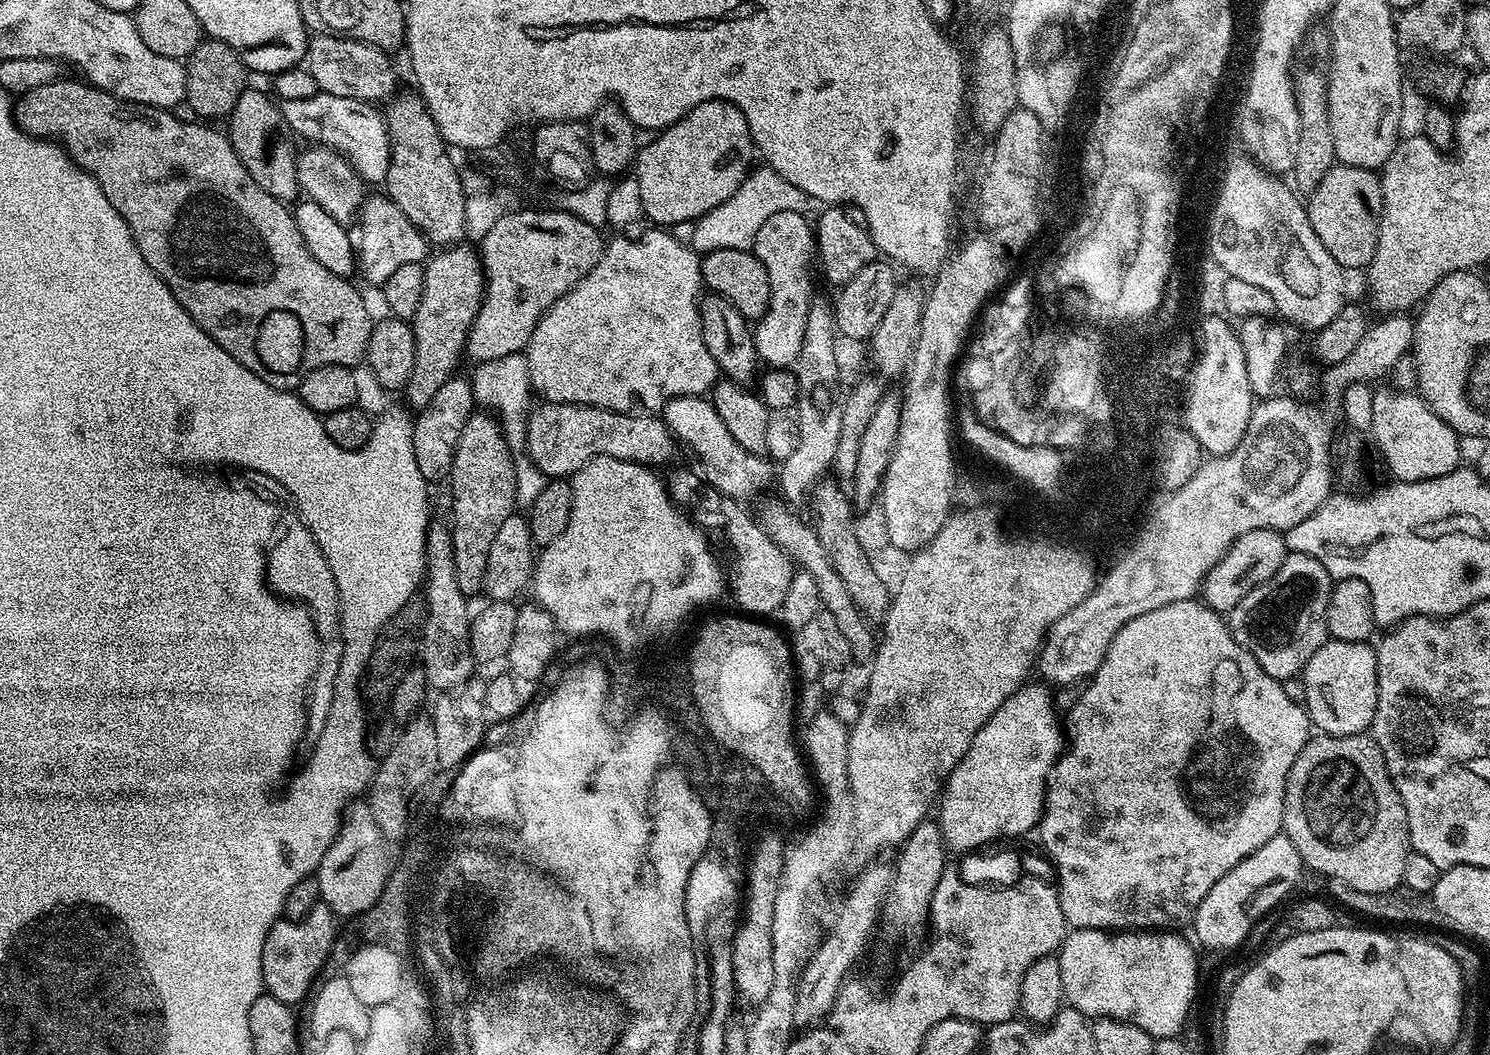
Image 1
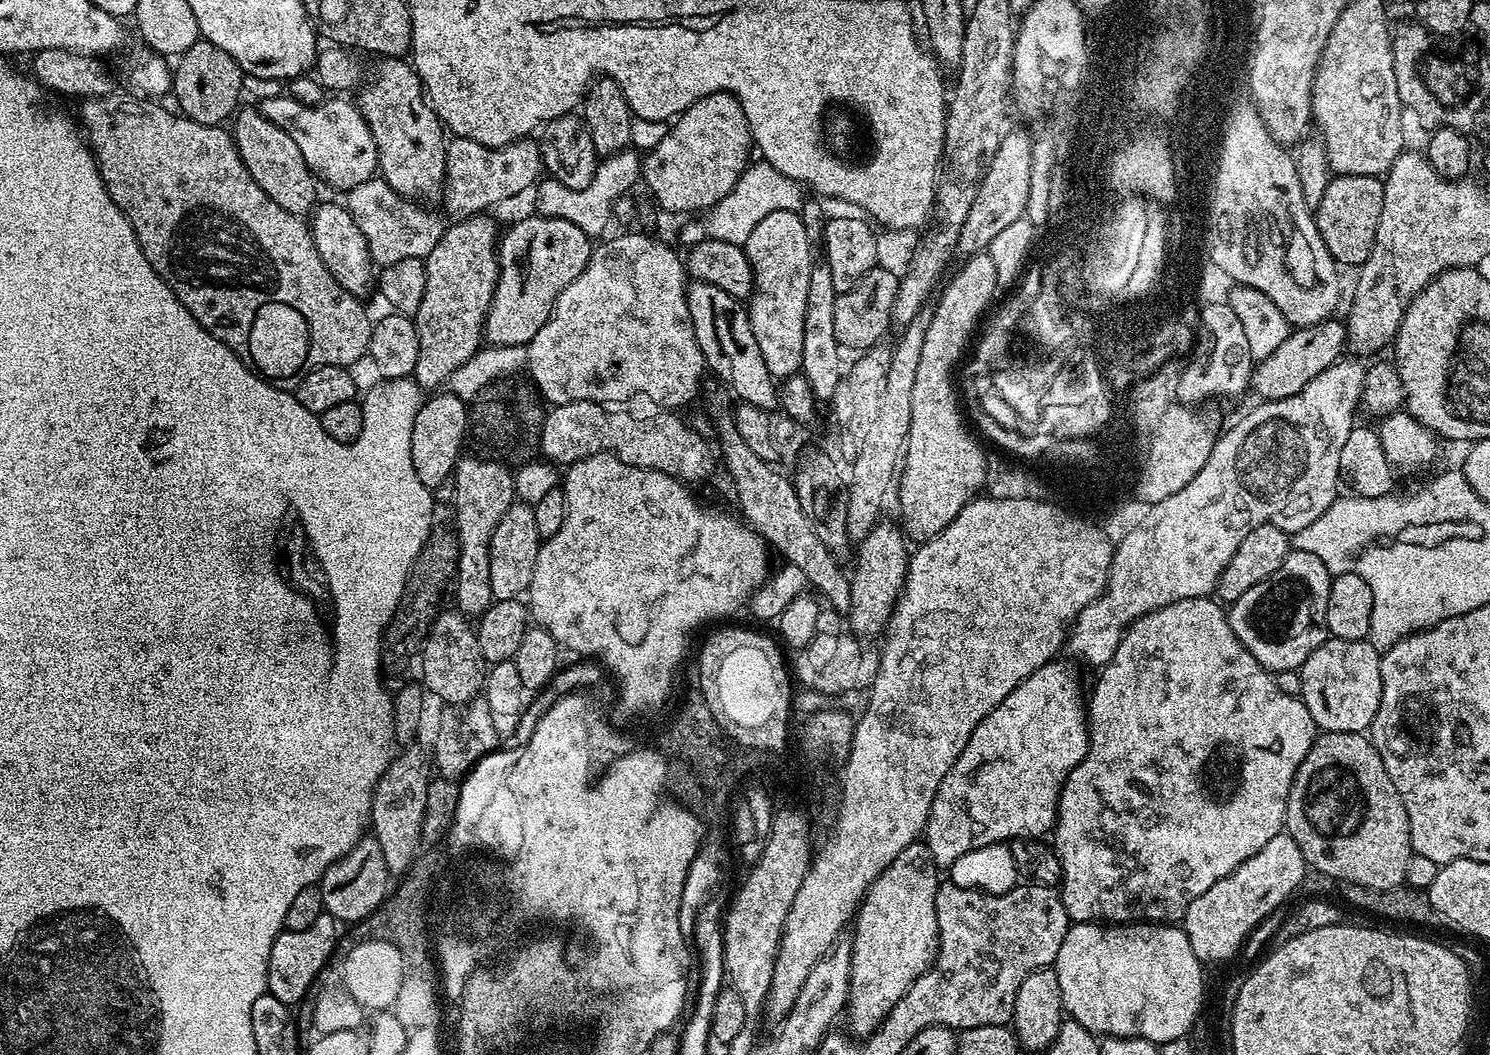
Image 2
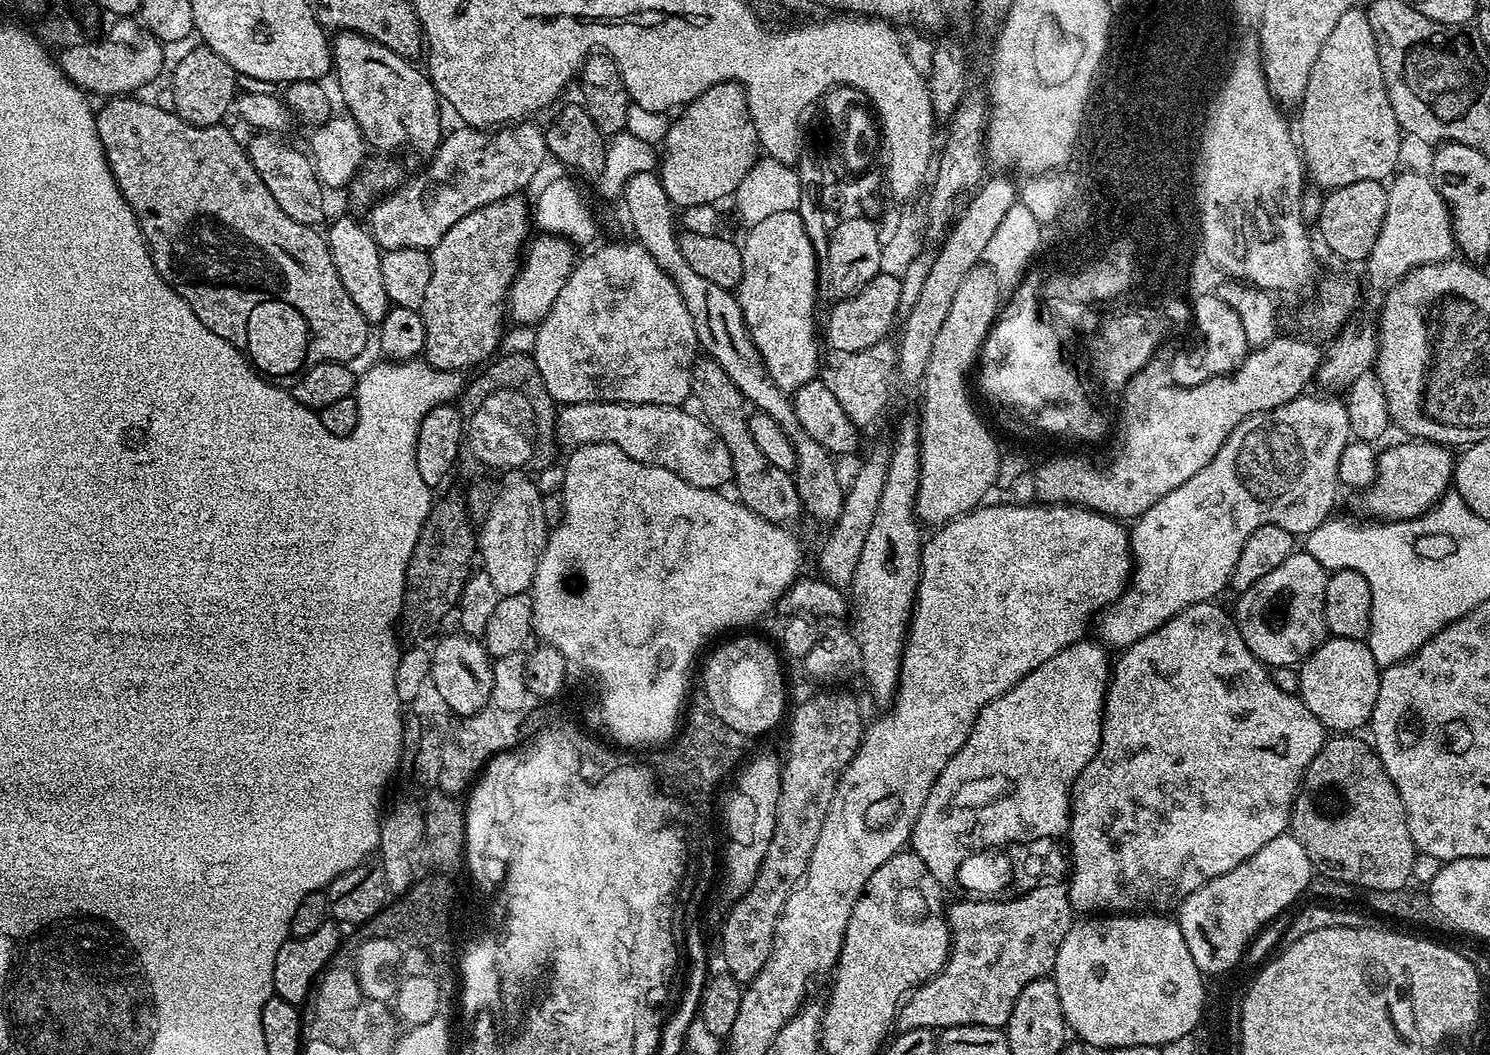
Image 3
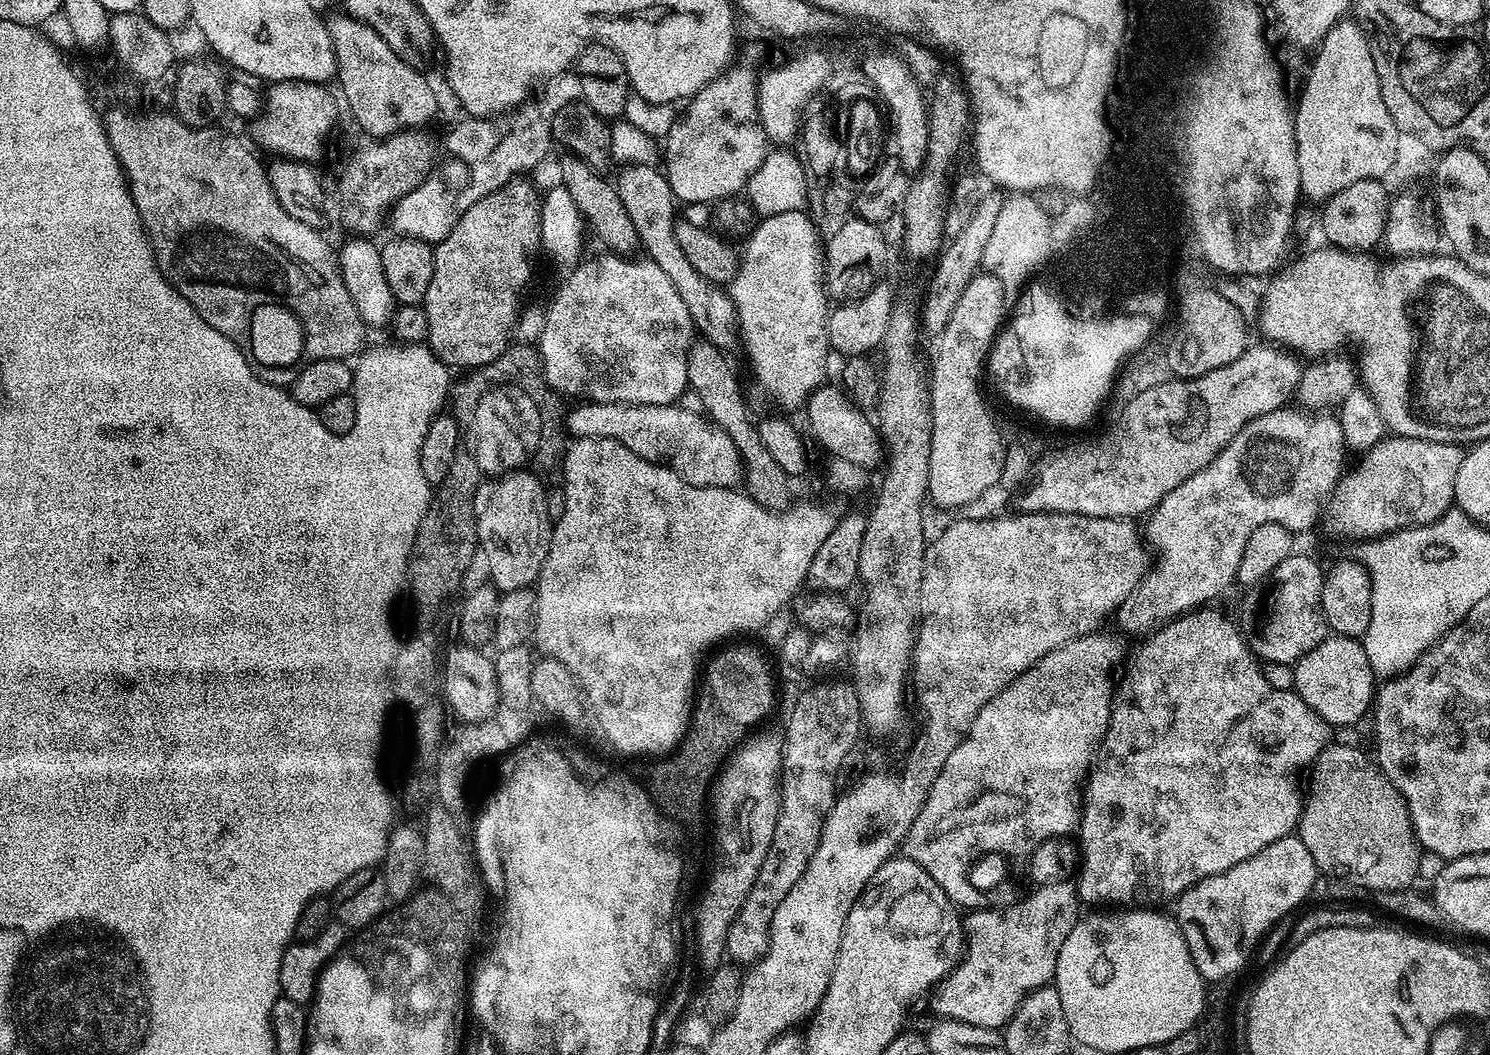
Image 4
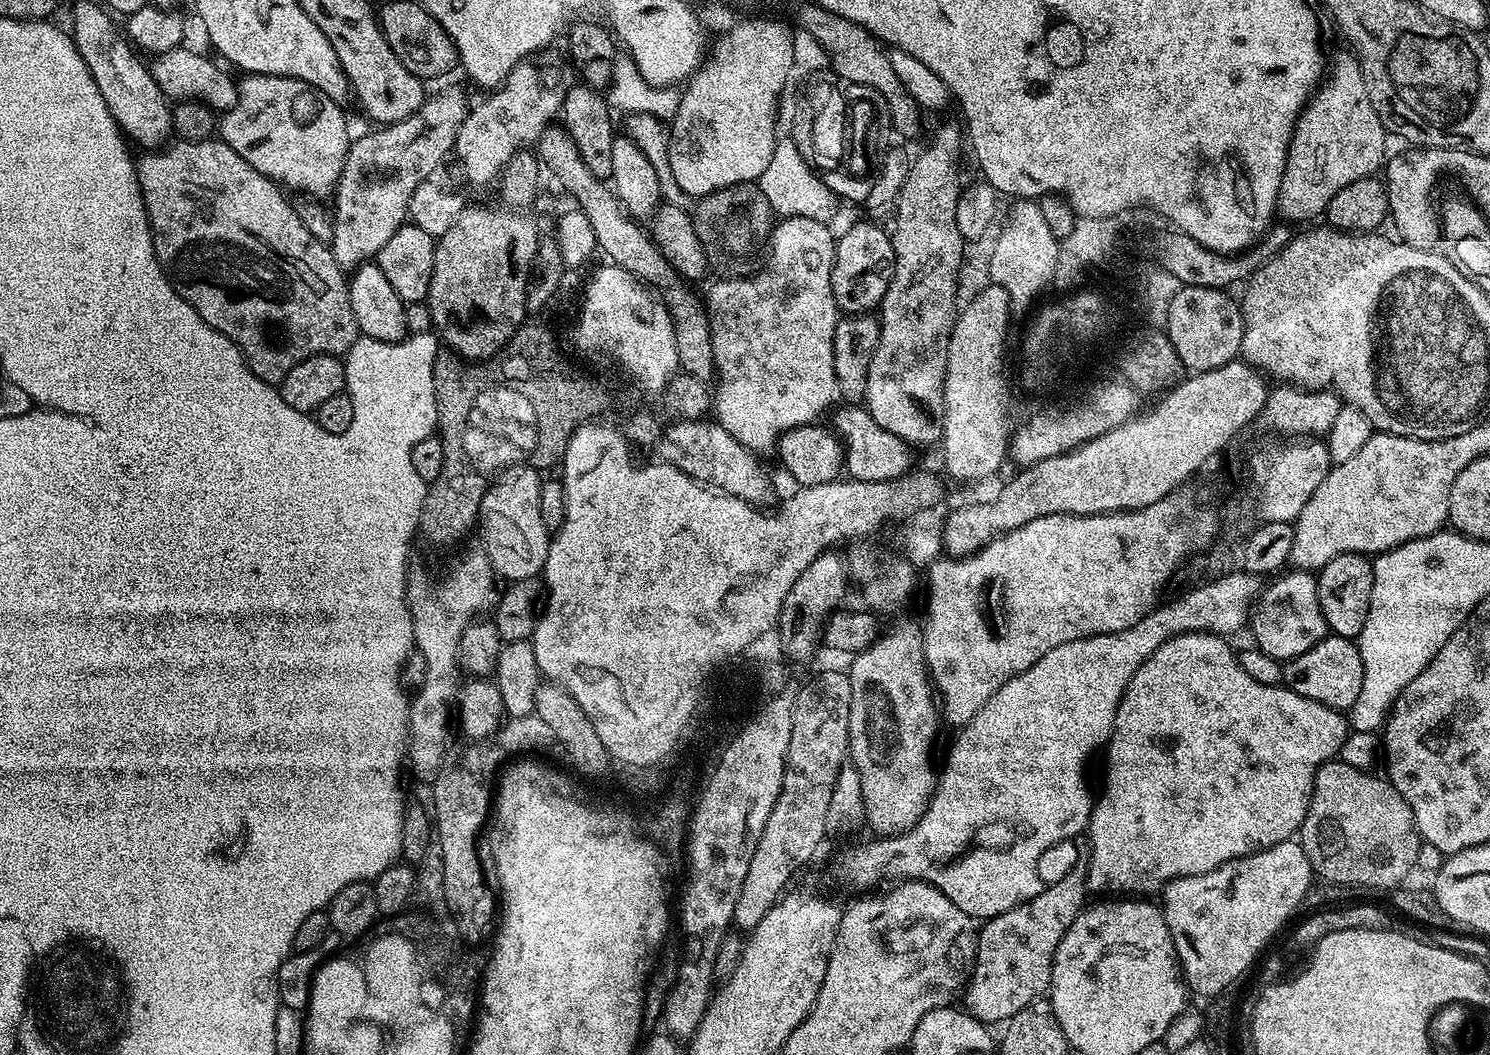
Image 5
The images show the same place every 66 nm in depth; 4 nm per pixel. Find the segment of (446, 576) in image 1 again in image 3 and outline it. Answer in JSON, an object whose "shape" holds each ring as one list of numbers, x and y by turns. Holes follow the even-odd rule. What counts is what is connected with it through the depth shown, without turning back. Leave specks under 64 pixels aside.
{"shape":[[467,634,458,636,444,636,435,641,436,648,431,649,432,682,438,694,452,714,463,718,473,716,476,712,483,712,492,704,492,667,487,650,479,639]]}

